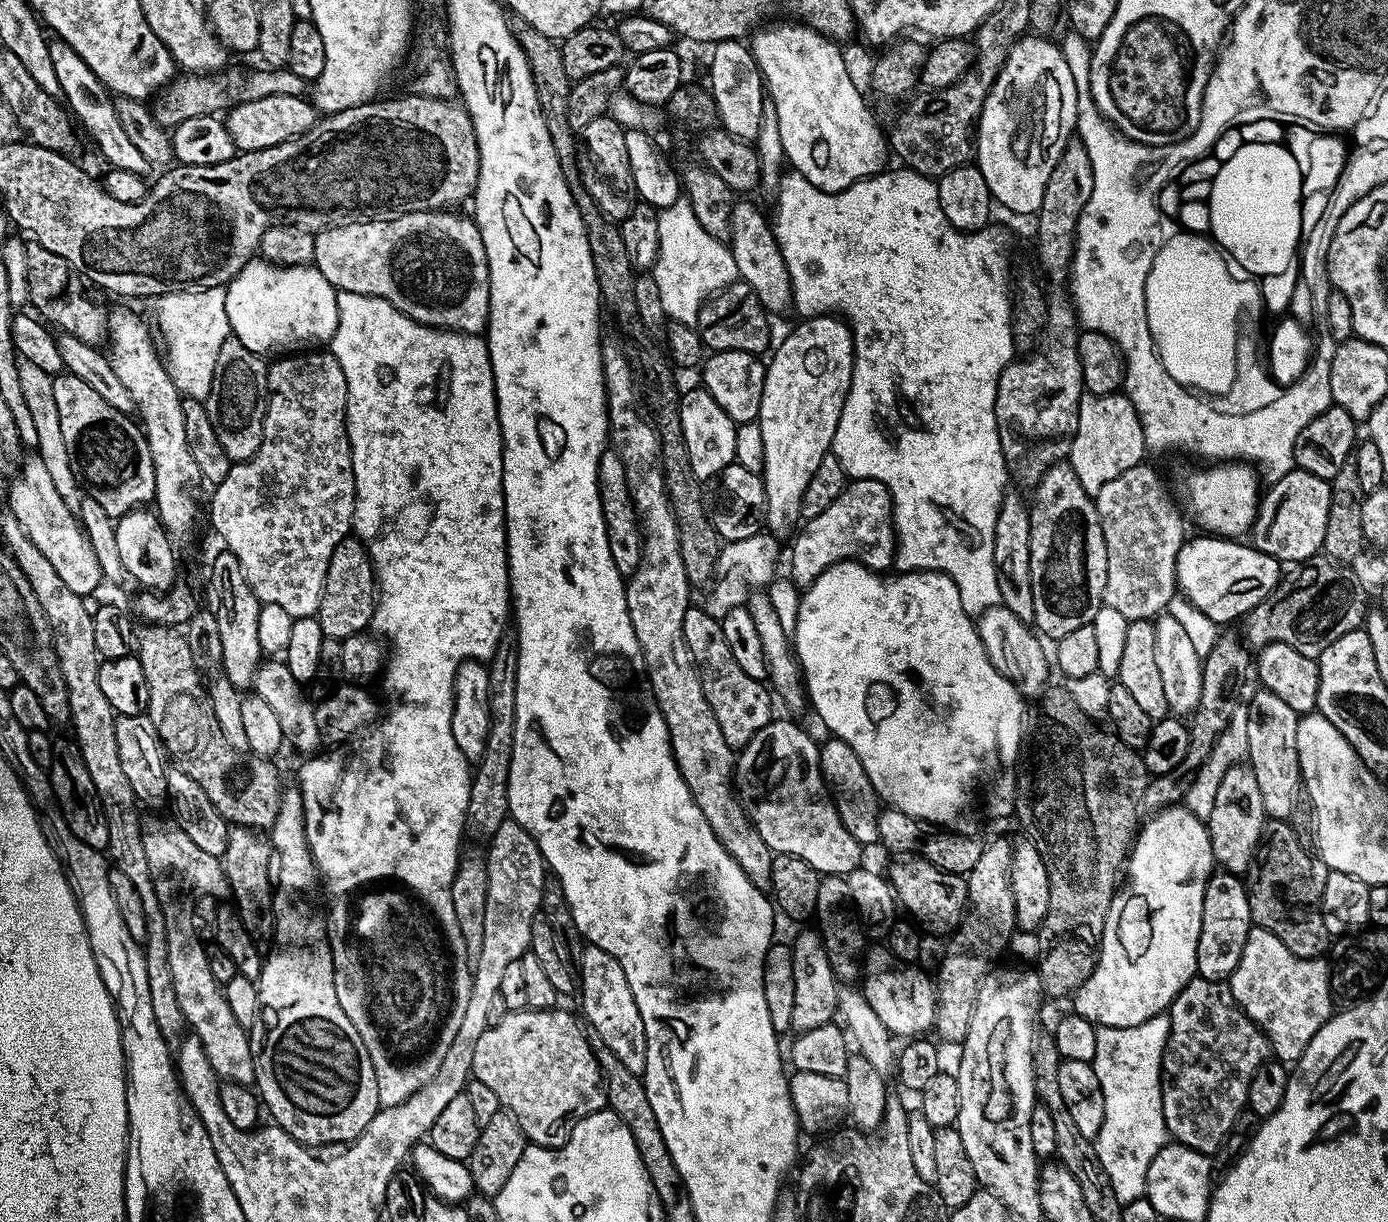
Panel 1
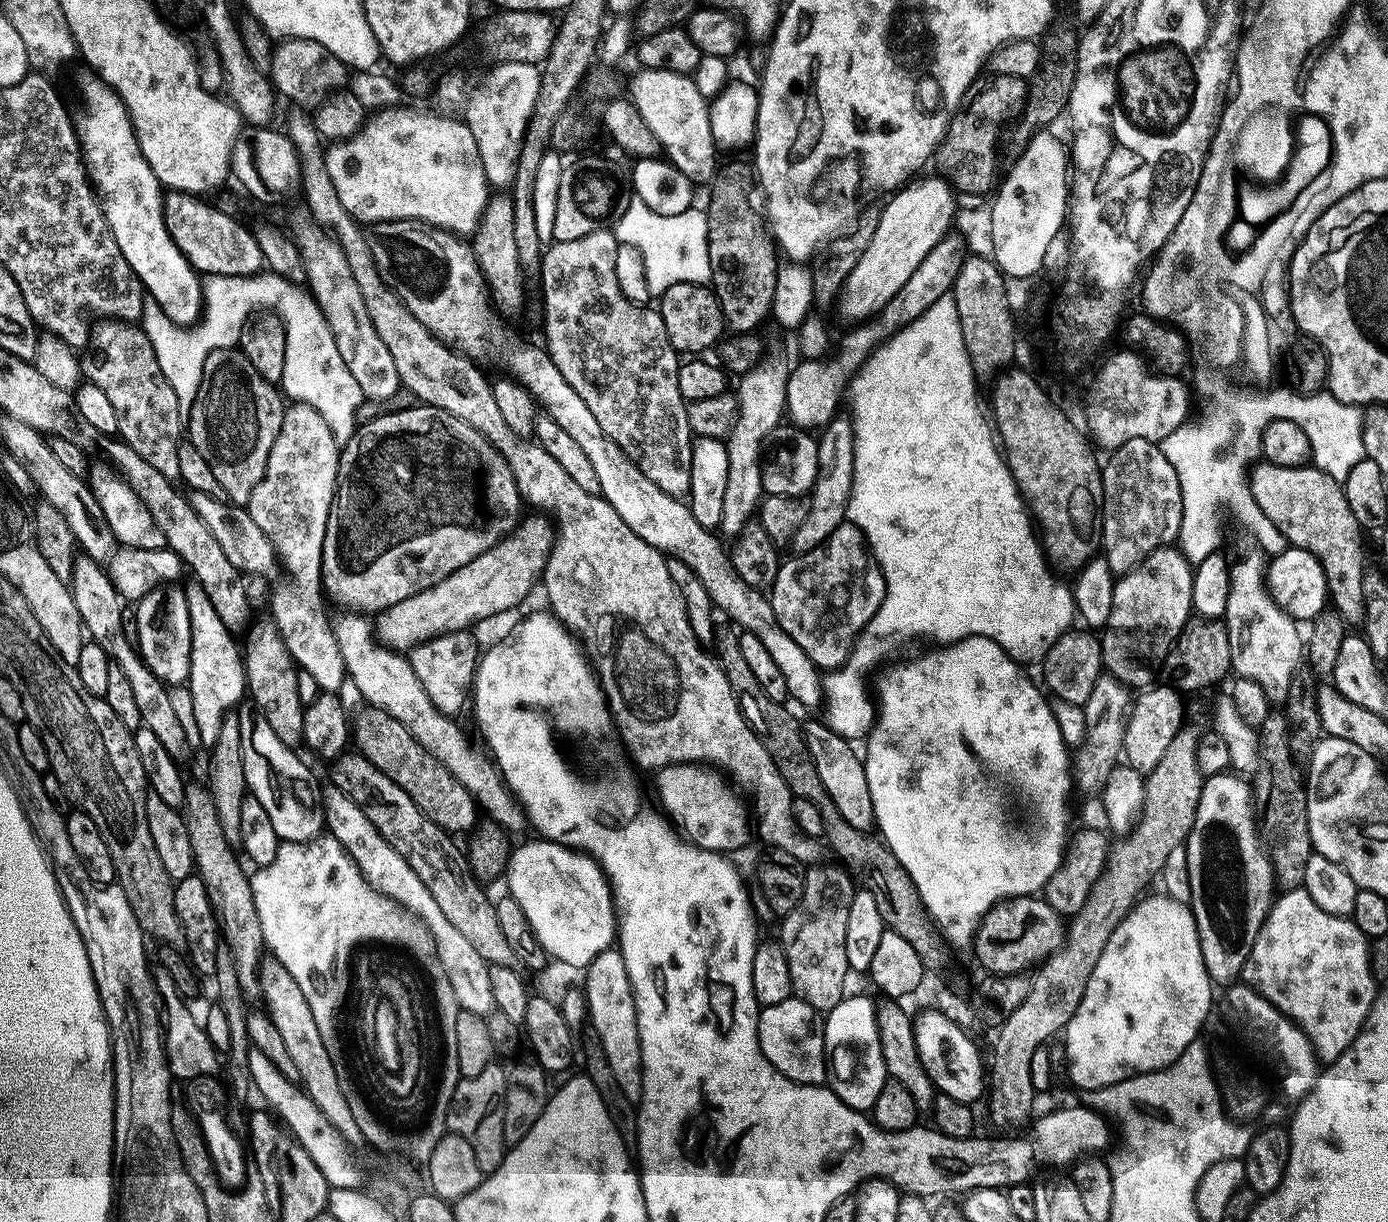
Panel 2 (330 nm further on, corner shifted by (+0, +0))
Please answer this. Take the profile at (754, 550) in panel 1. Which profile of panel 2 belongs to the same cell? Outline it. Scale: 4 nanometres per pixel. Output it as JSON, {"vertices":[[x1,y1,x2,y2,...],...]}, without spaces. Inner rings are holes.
{"vertices":[[834,418,823,429,818,440,818,474,816,481,808,496,808,513,802,526,798,526,798,534,794,534,790,545,793,553,809,552,814,550,834,530,838,530,840,524,845,523,848,515,848,499,852,493,854,482,854,434,852,433,851,419]]}

